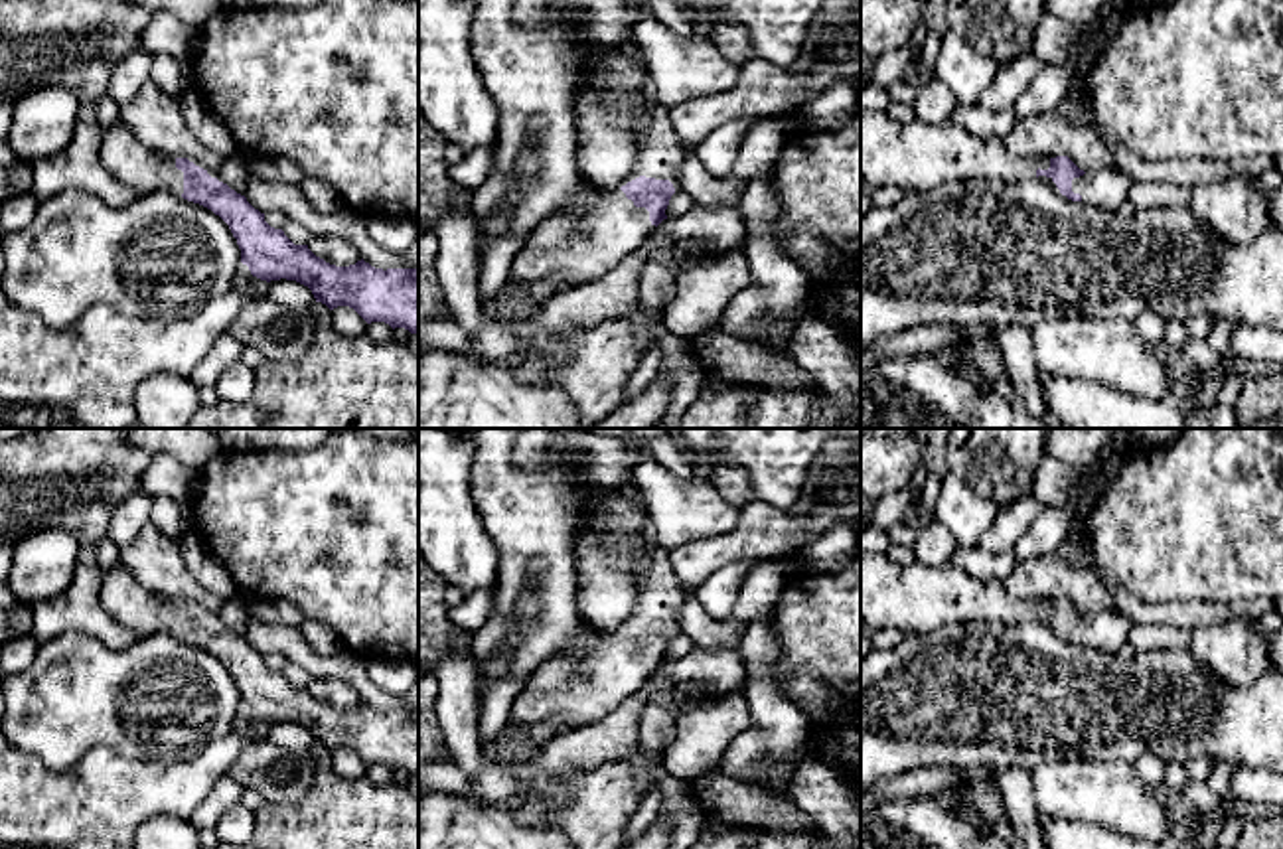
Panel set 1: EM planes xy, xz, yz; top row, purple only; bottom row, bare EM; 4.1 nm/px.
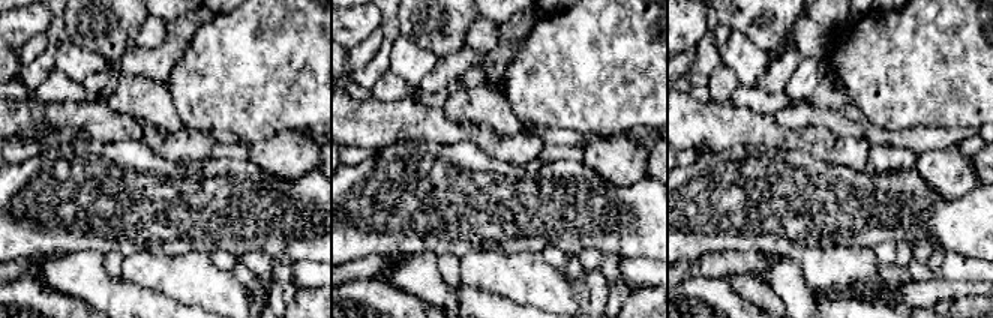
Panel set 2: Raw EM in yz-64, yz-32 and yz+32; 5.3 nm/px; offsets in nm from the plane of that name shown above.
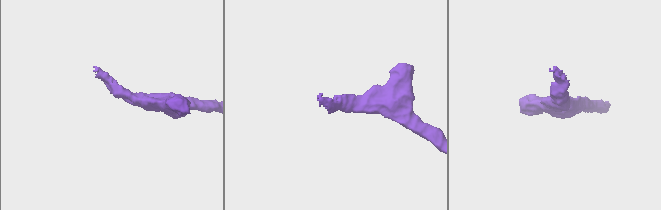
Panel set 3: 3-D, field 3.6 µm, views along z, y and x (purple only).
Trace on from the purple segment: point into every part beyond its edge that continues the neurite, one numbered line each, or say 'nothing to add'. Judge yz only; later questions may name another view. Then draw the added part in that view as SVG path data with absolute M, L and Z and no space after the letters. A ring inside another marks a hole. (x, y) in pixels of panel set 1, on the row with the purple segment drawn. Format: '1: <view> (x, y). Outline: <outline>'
1: yz (1108, 188). Outline: M1115 166L1086 172L1084 176L1074 178L1072 192L1080 193L1082 203L1086 205L1119 211L1119 207L1127 201L1133 184L1135 180Z

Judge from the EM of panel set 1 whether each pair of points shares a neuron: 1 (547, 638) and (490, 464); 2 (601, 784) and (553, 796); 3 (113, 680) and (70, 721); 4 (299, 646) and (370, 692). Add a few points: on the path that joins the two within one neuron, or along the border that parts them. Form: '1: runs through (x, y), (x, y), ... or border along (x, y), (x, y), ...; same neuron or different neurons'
1: runs through (555, 595), (555, 545), (520, 508); same neuron
2: border along (587, 769), (567, 780), (561, 806), (524, 806); different neurons
3: runs through (103, 690), (79, 711); same neuron
4: runs through (316, 664), (344, 666), (352, 674); same neuron

